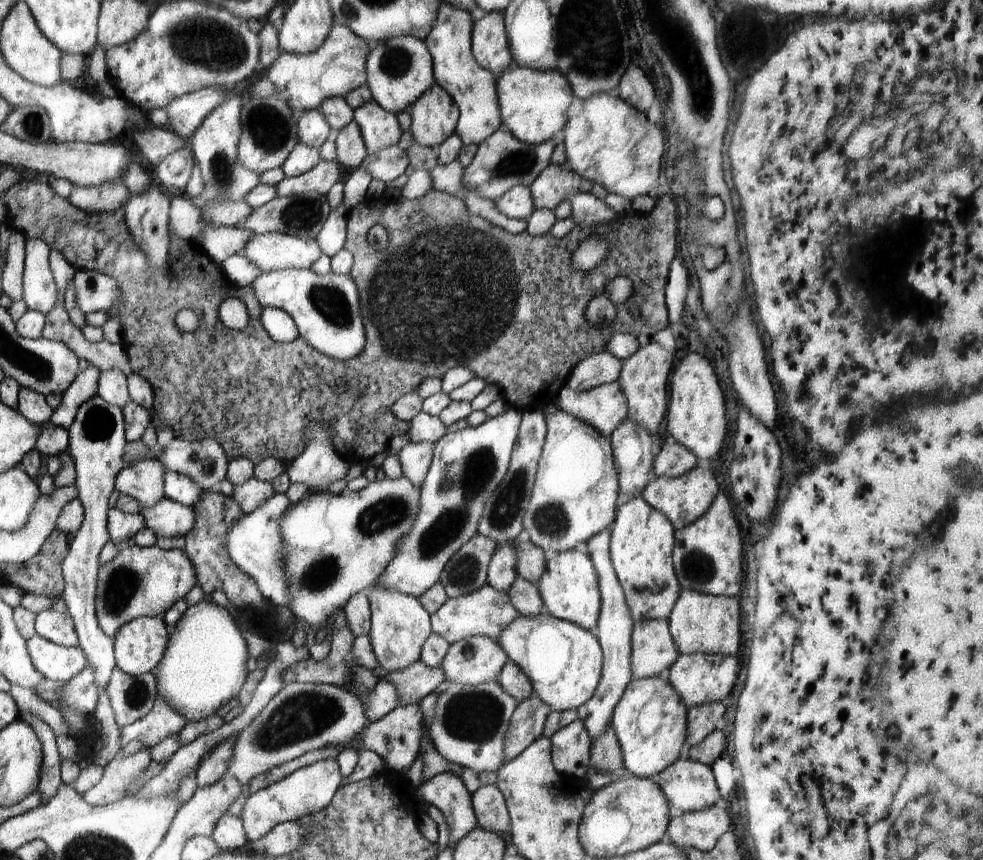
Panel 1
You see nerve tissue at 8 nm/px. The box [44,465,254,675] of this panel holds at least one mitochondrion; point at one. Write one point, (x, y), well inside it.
(122, 585)

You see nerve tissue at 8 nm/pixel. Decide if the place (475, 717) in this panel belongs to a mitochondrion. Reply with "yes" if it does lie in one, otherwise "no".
yes

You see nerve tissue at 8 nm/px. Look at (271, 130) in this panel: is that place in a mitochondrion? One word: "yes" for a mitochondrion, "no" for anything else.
yes

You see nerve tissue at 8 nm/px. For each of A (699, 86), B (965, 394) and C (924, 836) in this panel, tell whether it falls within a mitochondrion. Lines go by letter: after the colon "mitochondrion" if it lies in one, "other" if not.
A: mitochondrion
B: other
C: mitochondrion

